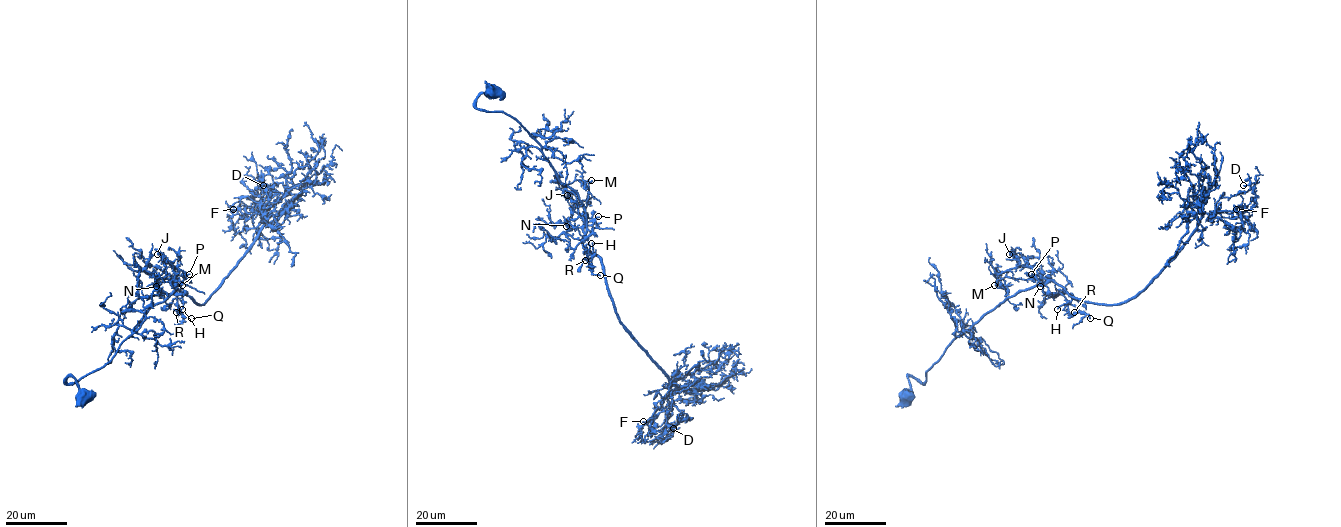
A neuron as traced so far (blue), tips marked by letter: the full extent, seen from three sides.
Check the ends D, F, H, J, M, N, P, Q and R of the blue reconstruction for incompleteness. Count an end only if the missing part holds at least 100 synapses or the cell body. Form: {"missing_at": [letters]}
{"missing_at": ["N"]}

